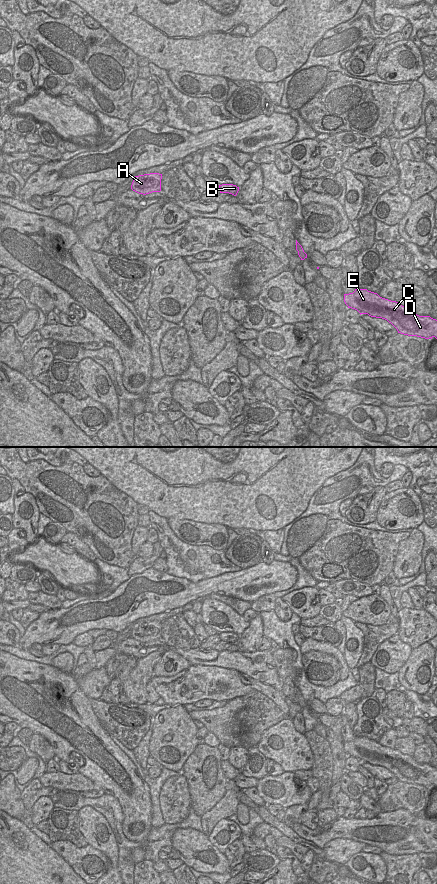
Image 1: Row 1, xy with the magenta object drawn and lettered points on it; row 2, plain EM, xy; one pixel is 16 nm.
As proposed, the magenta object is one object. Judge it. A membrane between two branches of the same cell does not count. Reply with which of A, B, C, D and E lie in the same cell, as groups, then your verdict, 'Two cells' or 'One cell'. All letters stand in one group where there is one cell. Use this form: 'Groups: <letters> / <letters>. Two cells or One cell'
Groups: A B C D E. One cell

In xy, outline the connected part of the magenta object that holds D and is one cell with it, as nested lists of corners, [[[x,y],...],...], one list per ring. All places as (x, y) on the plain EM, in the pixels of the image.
[[[355,737],[353,741],[344,742],[344,750],[348,756],[357,758],[360,763],[368,762],[371,765],[382,766],[391,771],[398,781],[417,784],[425,787],[435,785],[437,787],[437,768],[430,764],[419,764],[412,756],[404,755],[396,749],[380,745],[377,741],[367,737]]]

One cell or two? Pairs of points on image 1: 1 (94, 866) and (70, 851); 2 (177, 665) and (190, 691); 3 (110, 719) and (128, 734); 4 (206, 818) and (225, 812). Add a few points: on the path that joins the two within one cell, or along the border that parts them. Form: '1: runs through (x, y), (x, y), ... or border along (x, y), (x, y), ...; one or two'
1: runs through (88, 862), (76, 857); one
2: border along (190, 665), (174, 675), (157, 677); two
3: runs through (114, 720), (124, 730); one
4: runs through (211, 818), (220, 812); one

